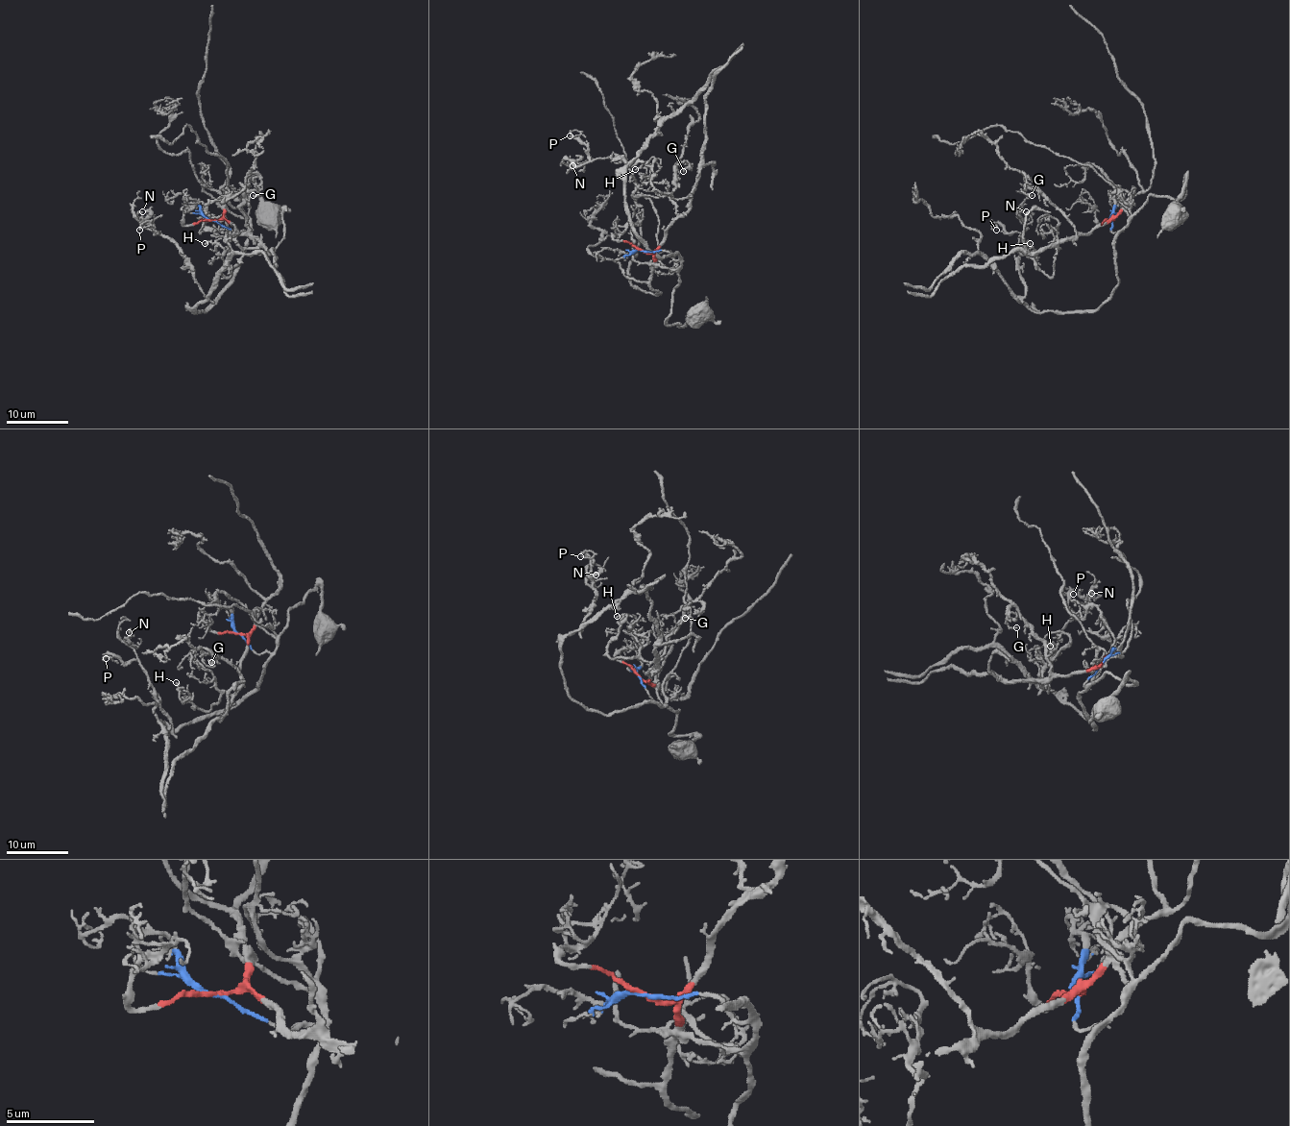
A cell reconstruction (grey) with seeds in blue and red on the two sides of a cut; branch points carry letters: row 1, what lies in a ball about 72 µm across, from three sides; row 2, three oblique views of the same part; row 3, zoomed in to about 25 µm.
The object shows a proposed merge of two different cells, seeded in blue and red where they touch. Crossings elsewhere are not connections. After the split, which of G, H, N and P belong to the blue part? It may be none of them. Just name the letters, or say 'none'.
N, P

